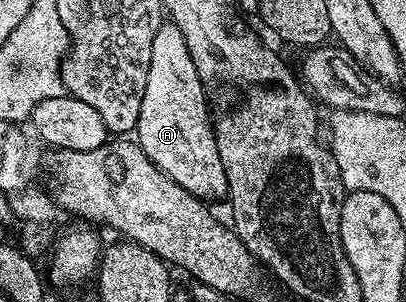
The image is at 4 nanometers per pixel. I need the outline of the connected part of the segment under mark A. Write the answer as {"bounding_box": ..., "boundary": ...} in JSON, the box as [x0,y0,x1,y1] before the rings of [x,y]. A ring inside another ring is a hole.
{"bounding_box":[136,21,228,200],"boundary":[[[163,21],[156,32],[152,43],[151,63],[148,67],[147,83],[144,87],[144,100],[140,100],[140,116],[136,127],[138,146],[156,164],[162,173],[167,174],[172,181],[180,184],[190,194],[199,200],[210,198],[225,199],[228,194],[224,164],[220,160],[218,139],[215,127],[212,125],[212,114],[206,107],[207,87],[202,85],[196,72],[196,64],[192,64],[192,52],[188,52],[188,43],[172,21]]]}

